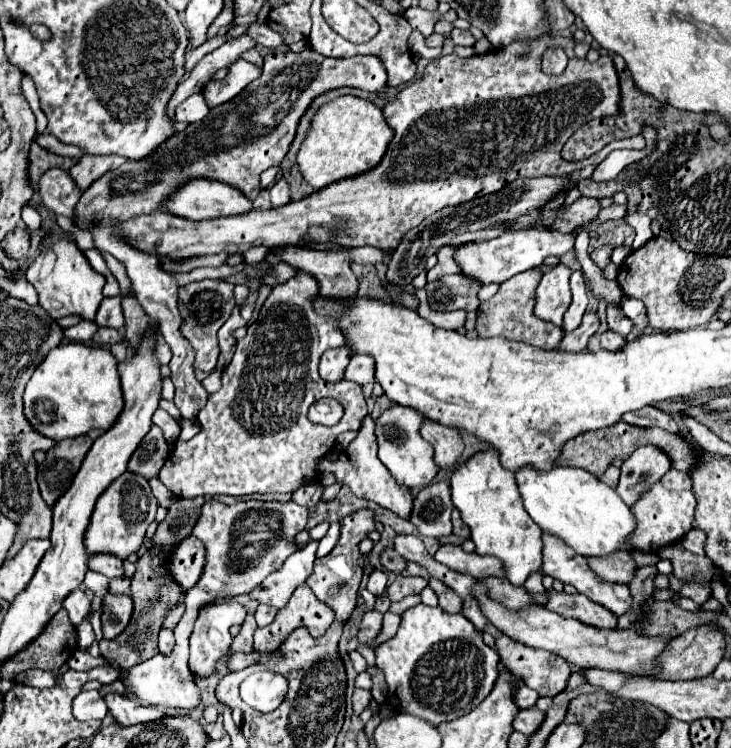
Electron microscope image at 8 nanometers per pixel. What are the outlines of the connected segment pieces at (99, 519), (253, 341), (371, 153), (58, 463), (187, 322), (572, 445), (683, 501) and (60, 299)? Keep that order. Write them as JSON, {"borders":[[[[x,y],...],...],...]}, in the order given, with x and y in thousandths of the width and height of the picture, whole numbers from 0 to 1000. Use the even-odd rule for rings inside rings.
{"borders":[[[[172,630],[164,635],[131,670],[126,697],[120,702],[120,713],[115,715],[115,726],[120,739],[153,739],[164,747],[172,747],[172,742],[186,739],[197,723],[202,702],[211,697],[213,689],[213,664],[205,654],[205,646],[200,638]]],[[[416,362],[386,381],[378,381],[356,413],[353,426],[339,437],[334,453],[326,456],[323,472],[315,488],[304,499],[304,520],[290,525],[285,539],[274,547],[274,579],[260,590],[241,590],[230,616],[219,627],[219,643],[235,656],[244,667],[249,664],[271,664],[271,662],[342,662],[342,659],[394,659],[408,654],[413,646],[432,640],[435,614],[449,608],[460,584],[471,576],[487,576],[495,568],[498,555],[498,525],[487,520],[484,509],[462,509],[449,512],[435,501],[438,475],[451,464],[468,464],[471,451],[454,440],[454,434],[443,434],[438,424],[427,418],[427,392],[435,392],[432,373]],[[454,531],[471,544],[468,560],[454,568],[435,568],[421,563],[421,544],[440,533]]],[[[468,127],[443,138],[430,151],[421,180],[408,199],[405,218],[410,223],[413,237],[430,253],[440,253],[454,242],[498,231],[509,226],[509,221],[517,221],[534,186],[536,172],[531,170],[523,148],[512,138],[484,127]]],[[[109,582],[104,587],[79,590],[63,606],[60,622],[52,627],[52,648],[57,667],[68,678],[93,654],[93,646],[98,646],[98,638],[109,627],[109,619],[118,611],[123,595],[126,587],[120,582]]],[[[279,373],[268,378],[257,378],[244,386],[244,413],[249,421],[246,445],[252,453],[260,456],[268,477],[265,477],[265,493],[274,493],[279,499],[290,499],[298,483],[297,443],[309,432],[309,426],[317,421],[323,405],[320,405],[320,381],[301,373]]],[[[845,563],[843,568],[837,571],[829,571],[829,574],[815,574],[815,576],[802,576],[802,579],[793,579],[788,582],[785,587],[774,590],[772,598],[769,598],[769,606],[766,611],[761,614],[761,622],[782,622],[782,624],[796,624],[796,627],[804,627],[810,635],[821,638],[834,622],[840,614],[859,614],[865,603],[870,603],[873,598],[884,595],[884,592],[892,592],[892,595],[900,595],[906,598],[908,603],[914,603],[914,595],[922,590],[922,579],[914,579],[908,574],[876,574],[876,571],[865,571],[854,563]]],[[[917,627],[903,643],[889,648],[889,654],[884,654],[873,664],[873,670],[862,678],[862,683],[870,691],[870,707],[859,718],[856,729],[873,737],[897,739],[903,731],[930,723],[947,707],[949,683],[952,683],[952,667],[949,667],[944,635]]],[[[71,317],[71,328],[66,336],[57,336],[38,357],[36,376],[47,381],[55,397],[55,408],[71,421],[74,426],[90,424],[90,421],[109,421],[115,426],[129,426],[131,413],[137,402],[142,400],[140,384],[145,378],[142,368],[131,365],[126,354],[118,349],[115,336],[104,328],[104,322],[96,322],[93,317]]]]}

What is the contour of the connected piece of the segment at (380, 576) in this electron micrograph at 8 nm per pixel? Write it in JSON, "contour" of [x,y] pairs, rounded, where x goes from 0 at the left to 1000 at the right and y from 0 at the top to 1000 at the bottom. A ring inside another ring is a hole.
{"contour":[[[509,761],[506,771],[503,771],[503,782],[501,782],[501,787],[503,787],[506,793],[512,793],[514,798],[523,795],[525,787],[528,787],[528,766],[525,766],[523,761]]]}

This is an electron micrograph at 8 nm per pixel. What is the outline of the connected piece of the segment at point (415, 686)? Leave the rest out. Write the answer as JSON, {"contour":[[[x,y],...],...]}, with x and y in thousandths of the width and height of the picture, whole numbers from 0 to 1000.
{"contour":[[[580,806],[555,814],[544,846],[534,857],[517,862],[512,873],[514,889],[528,902],[531,940],[544,948],[544,953],[561,953],[585,967],[605,967],[643,953],[668,932],[681,908],[681,873],[659,857],[659,846],[632,820],[610,820],[602,811],[585,811]]]}

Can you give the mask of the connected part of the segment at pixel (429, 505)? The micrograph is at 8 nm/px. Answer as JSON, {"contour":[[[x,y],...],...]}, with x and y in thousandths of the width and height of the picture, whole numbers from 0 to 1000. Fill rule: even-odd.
{"contour":[[[591,646],[580,651],[564,675],[561,699],[569,702],[575,715],[588,718],[616,718],[618,699],[616,686],[621,675],[616,670],[616,648],[613,646]]]}

